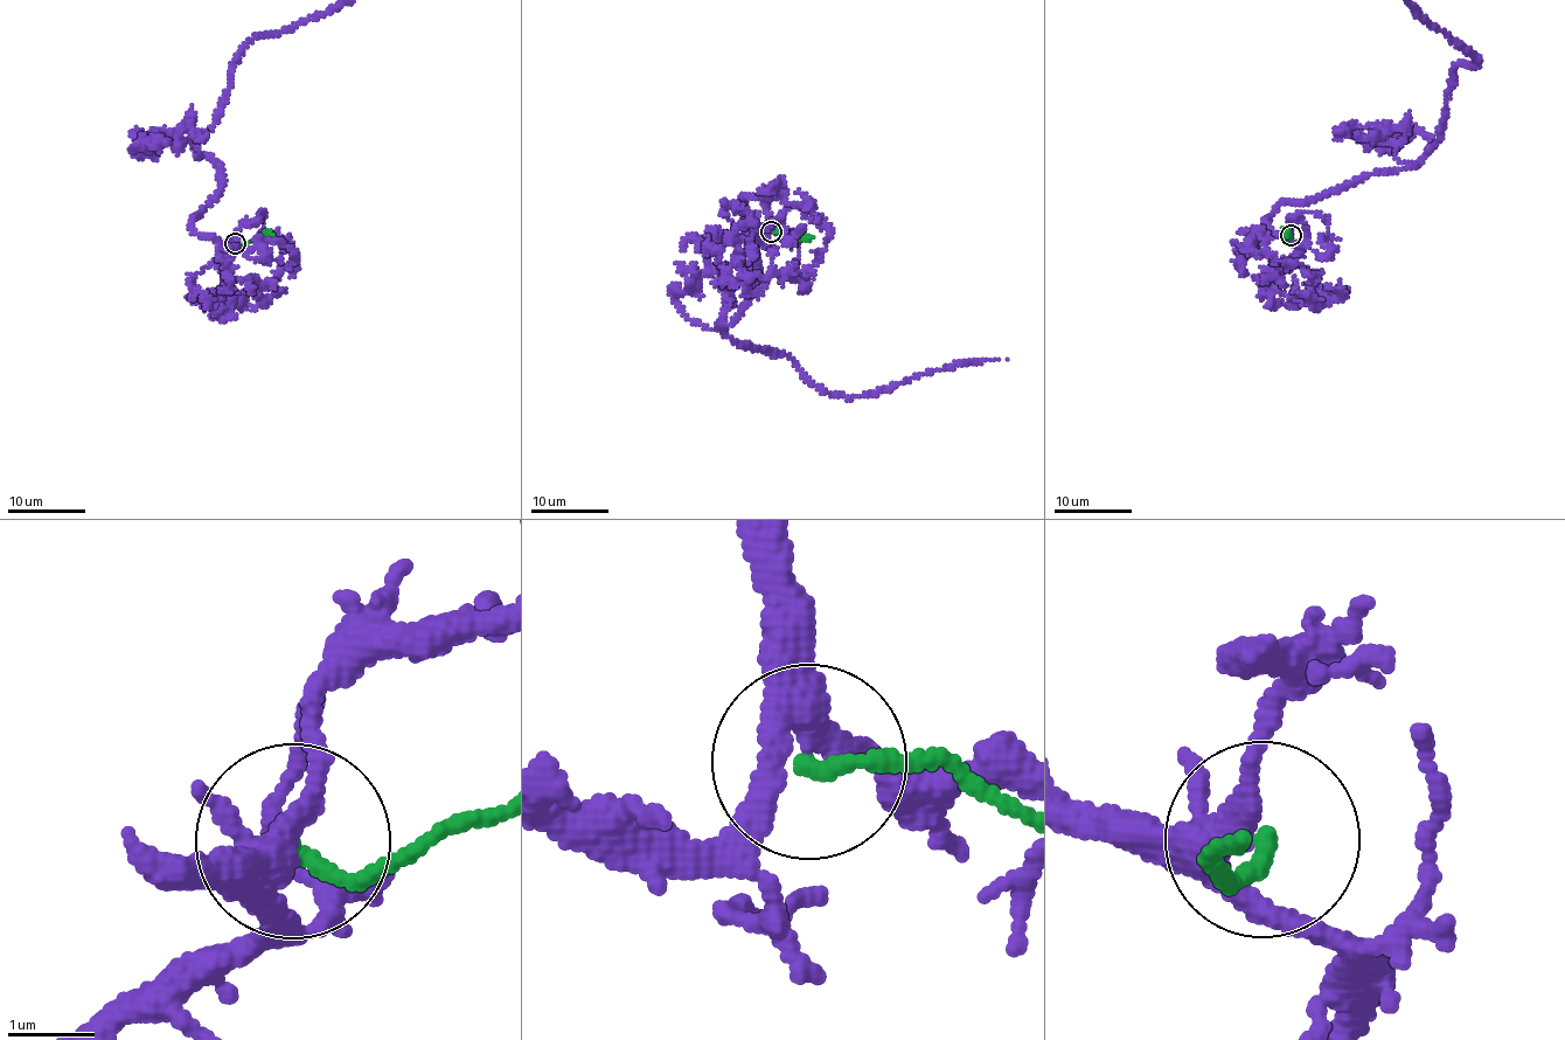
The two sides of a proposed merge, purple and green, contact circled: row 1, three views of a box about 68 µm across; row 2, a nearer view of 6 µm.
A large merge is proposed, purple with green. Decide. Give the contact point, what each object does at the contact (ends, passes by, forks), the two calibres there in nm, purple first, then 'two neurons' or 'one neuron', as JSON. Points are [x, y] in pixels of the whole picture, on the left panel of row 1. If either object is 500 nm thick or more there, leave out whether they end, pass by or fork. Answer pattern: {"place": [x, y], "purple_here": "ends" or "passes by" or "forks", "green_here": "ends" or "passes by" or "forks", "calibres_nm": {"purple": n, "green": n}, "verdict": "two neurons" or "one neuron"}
{"place": [235, 243], "purple_here": "forks", "green_here": "ends", "calibres_nm": {"purple": 320, "green": 190}, "verdict": "two neurons"}

